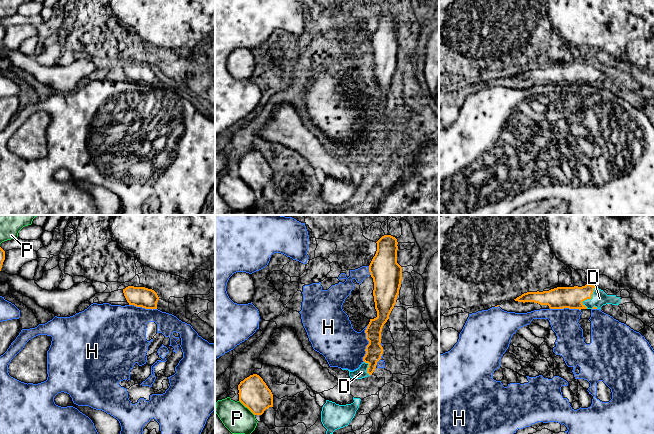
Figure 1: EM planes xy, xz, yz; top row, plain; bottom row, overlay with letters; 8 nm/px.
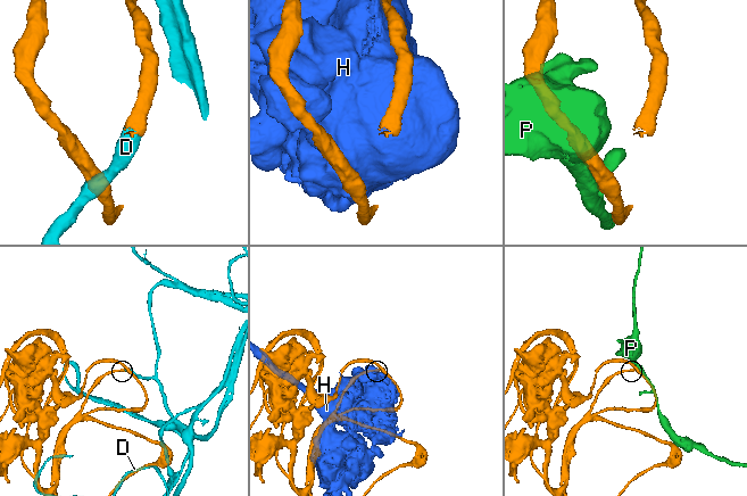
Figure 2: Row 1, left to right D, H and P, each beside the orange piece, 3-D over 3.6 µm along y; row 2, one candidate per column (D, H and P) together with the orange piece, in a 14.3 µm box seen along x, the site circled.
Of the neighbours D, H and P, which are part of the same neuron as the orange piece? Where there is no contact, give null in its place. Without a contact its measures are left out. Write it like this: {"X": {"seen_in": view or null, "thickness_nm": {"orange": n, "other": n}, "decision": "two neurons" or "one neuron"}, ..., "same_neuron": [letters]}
{"D": {"seen_in": "yz", "thickness_nm": {"orange": 180, "other": 130}, "decision": "one neuron"}, "H": {"seen_in": "xz", "thickness_nm": {"orange": 140, "other": 340}, "decision": "two neurons"}, "P": {"seen_in": "xz", "thickness_nm": {"orange": 240, "other": 240}, "decision": "two neurons"}, "same_neuron": ["D"]}

